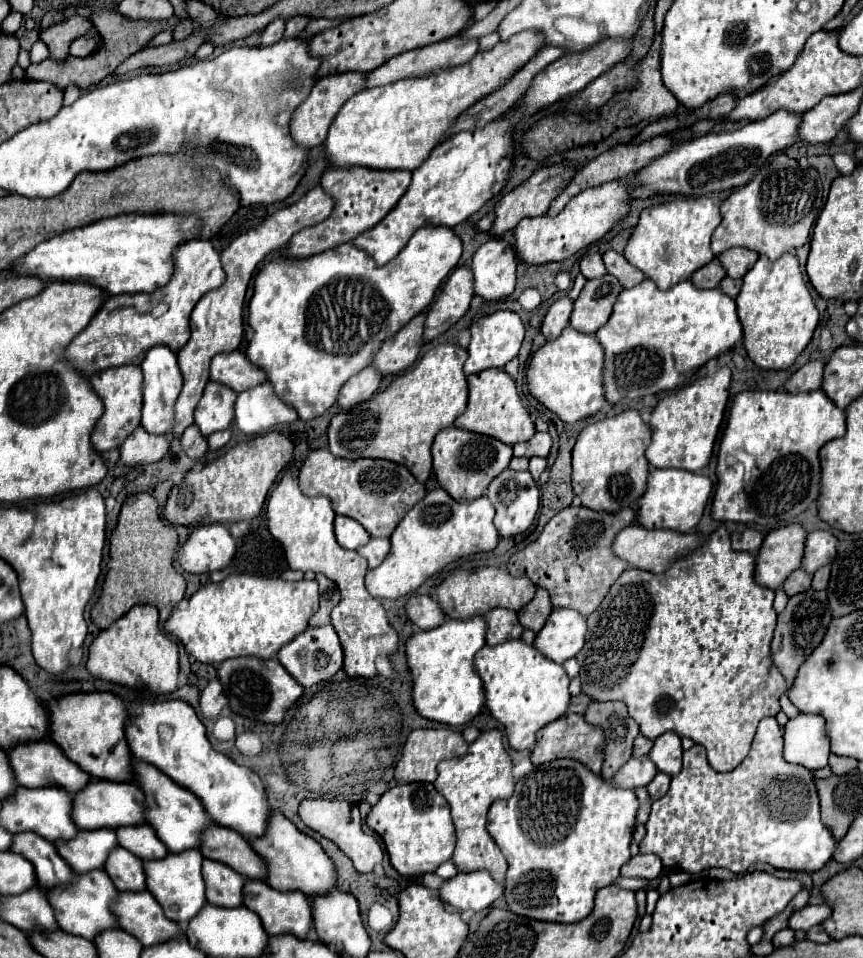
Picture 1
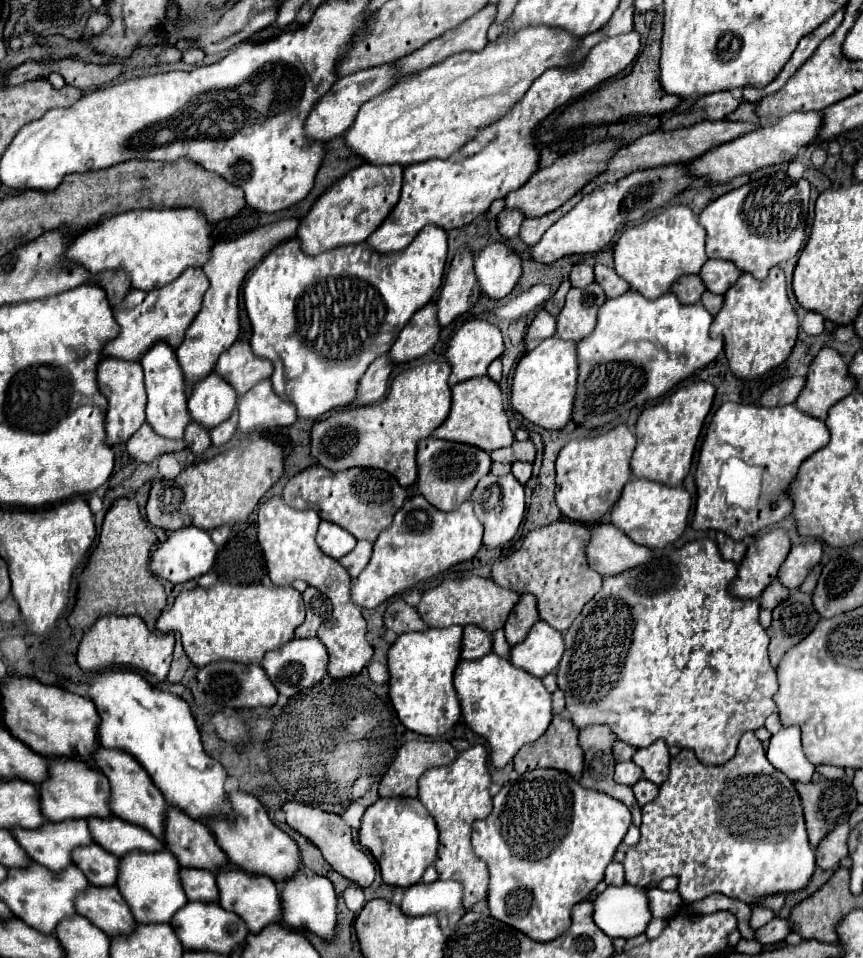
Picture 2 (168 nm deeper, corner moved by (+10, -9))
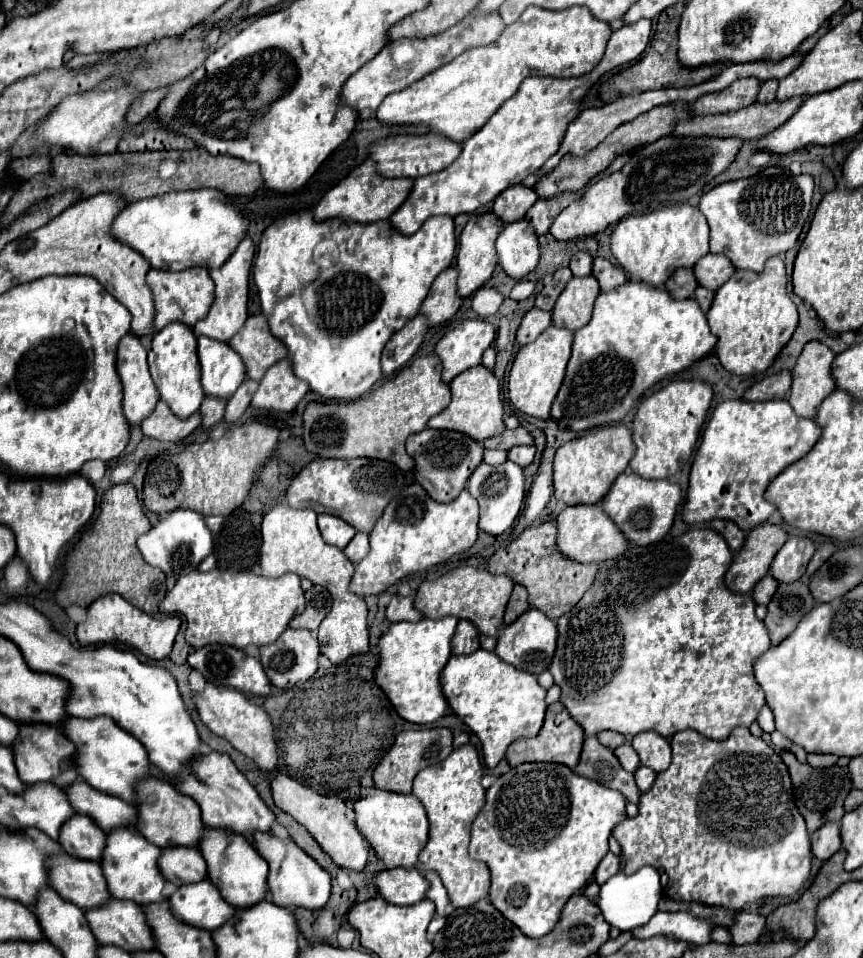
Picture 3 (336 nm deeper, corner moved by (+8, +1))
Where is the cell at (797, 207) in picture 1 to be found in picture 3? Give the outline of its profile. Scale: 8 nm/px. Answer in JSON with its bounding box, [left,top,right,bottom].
[698,166,812,270]

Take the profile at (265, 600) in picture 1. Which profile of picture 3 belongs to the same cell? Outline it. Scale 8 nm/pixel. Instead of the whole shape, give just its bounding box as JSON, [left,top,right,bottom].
[160,568,304,650]

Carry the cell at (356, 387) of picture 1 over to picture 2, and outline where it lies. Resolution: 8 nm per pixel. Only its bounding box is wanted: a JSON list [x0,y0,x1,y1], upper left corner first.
[350,354,392,406]

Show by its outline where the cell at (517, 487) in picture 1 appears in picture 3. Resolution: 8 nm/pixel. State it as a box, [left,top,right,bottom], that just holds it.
[468,460,524,534]

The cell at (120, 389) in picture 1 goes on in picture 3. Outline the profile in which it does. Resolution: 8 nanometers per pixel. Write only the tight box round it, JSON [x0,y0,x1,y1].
[116,334,160,424]

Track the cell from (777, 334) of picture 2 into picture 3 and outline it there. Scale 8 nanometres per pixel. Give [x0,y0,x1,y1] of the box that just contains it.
[706,256,798,376]

